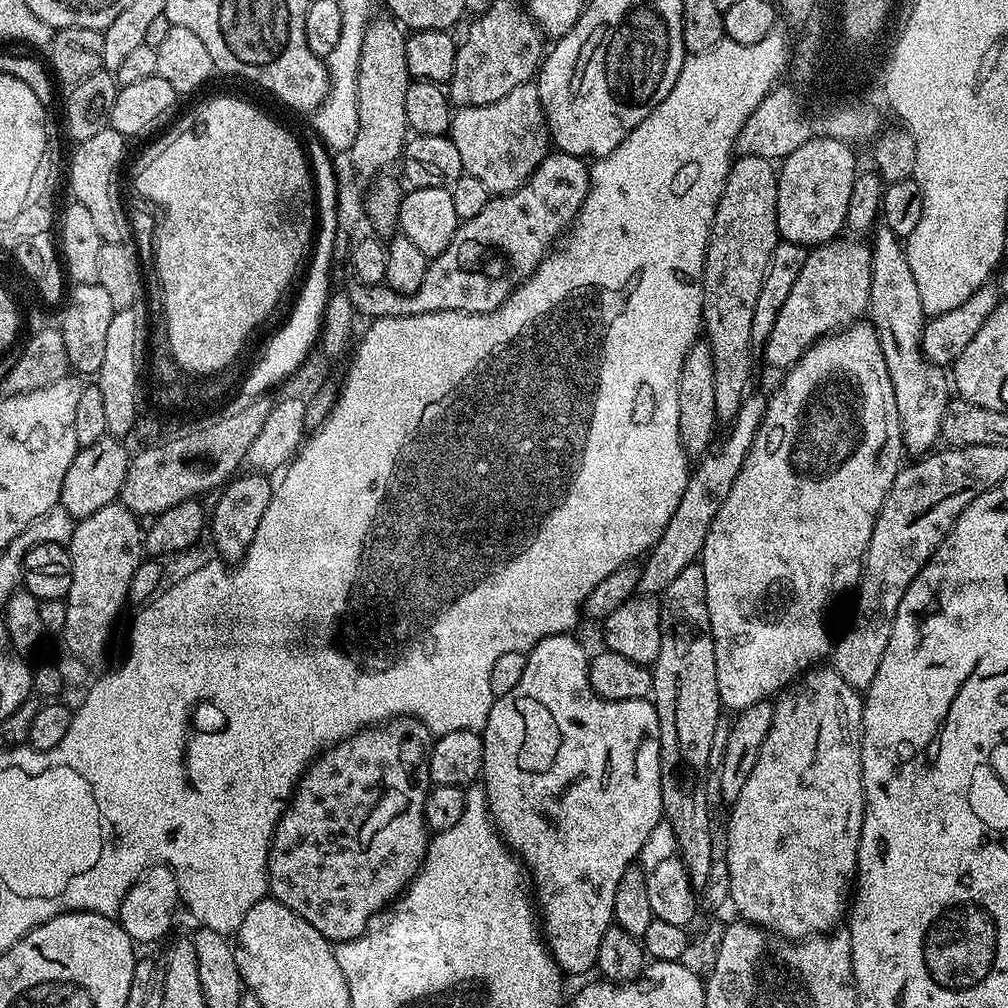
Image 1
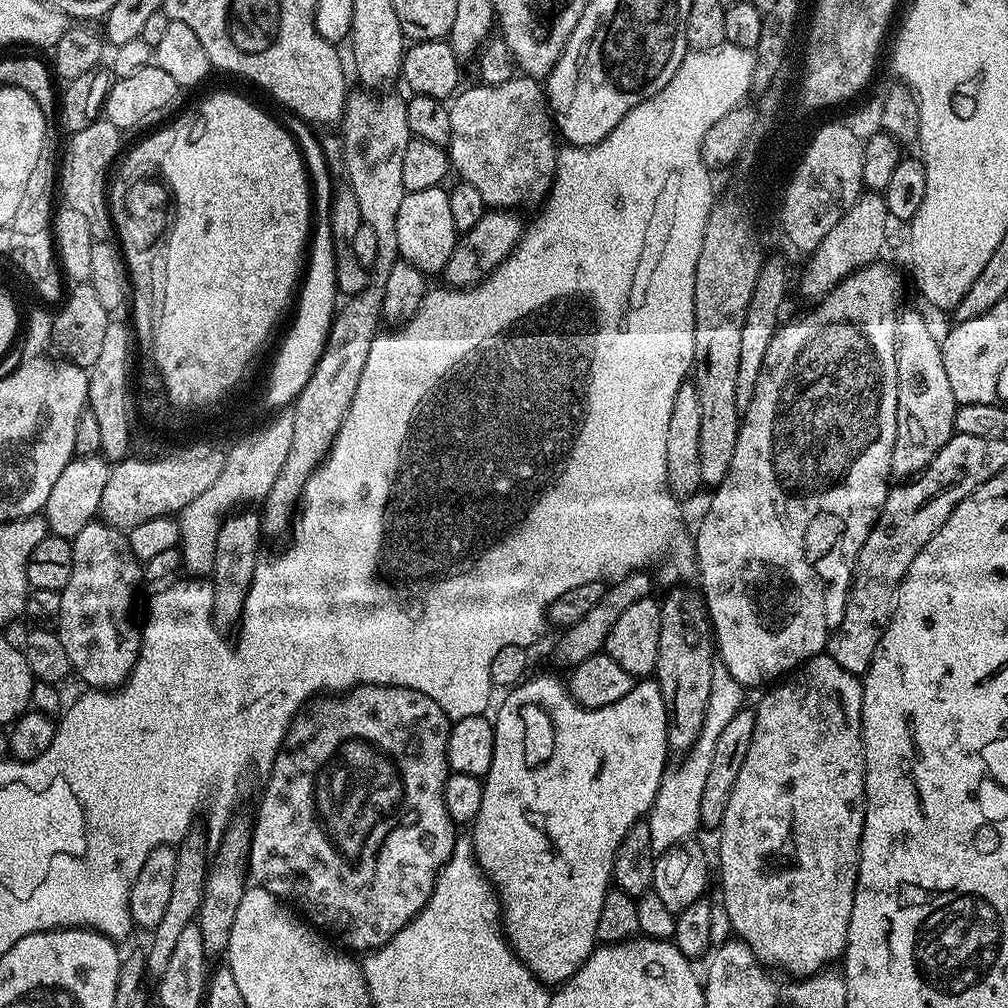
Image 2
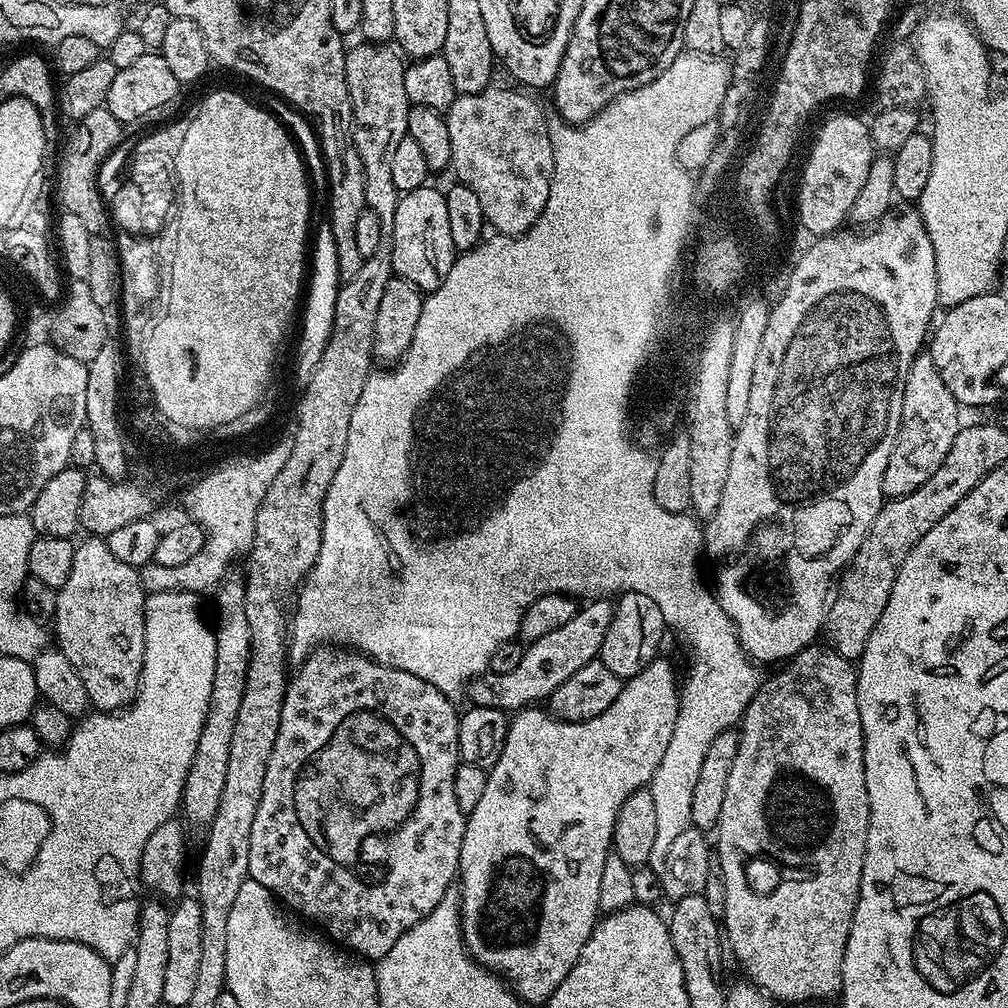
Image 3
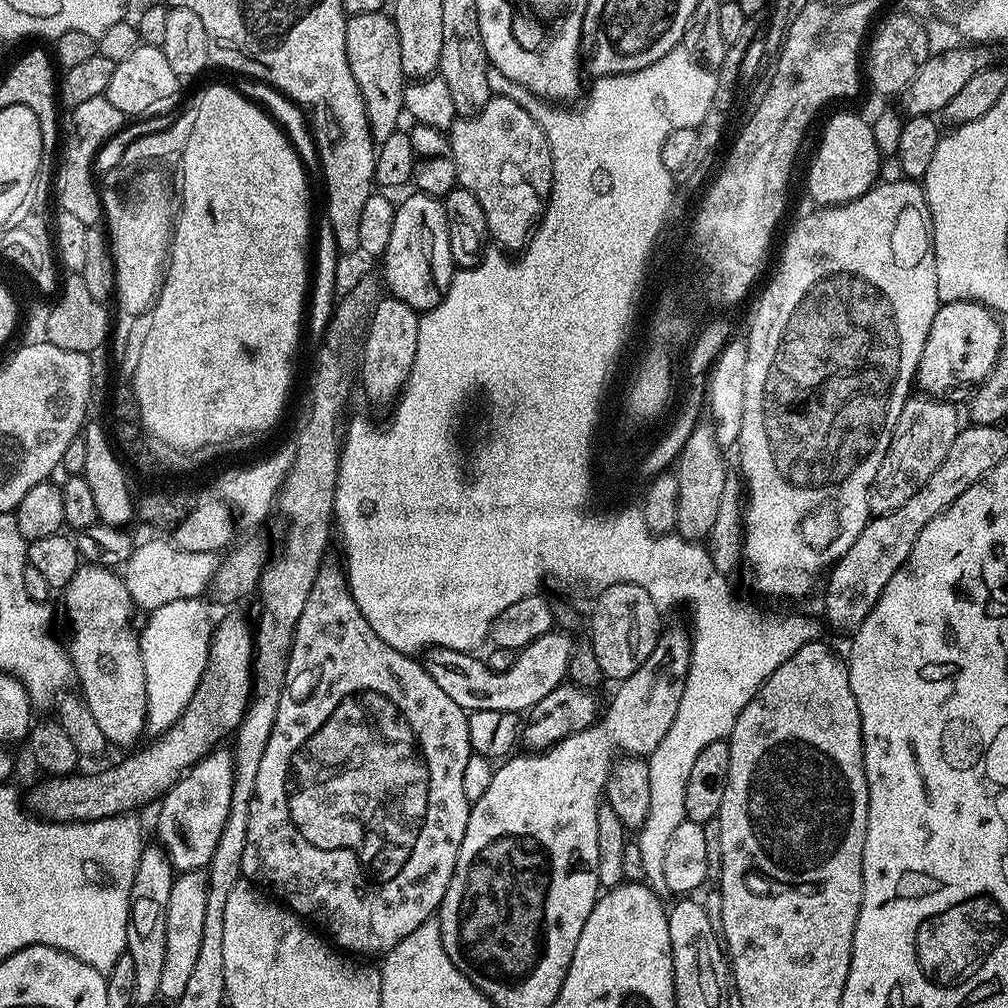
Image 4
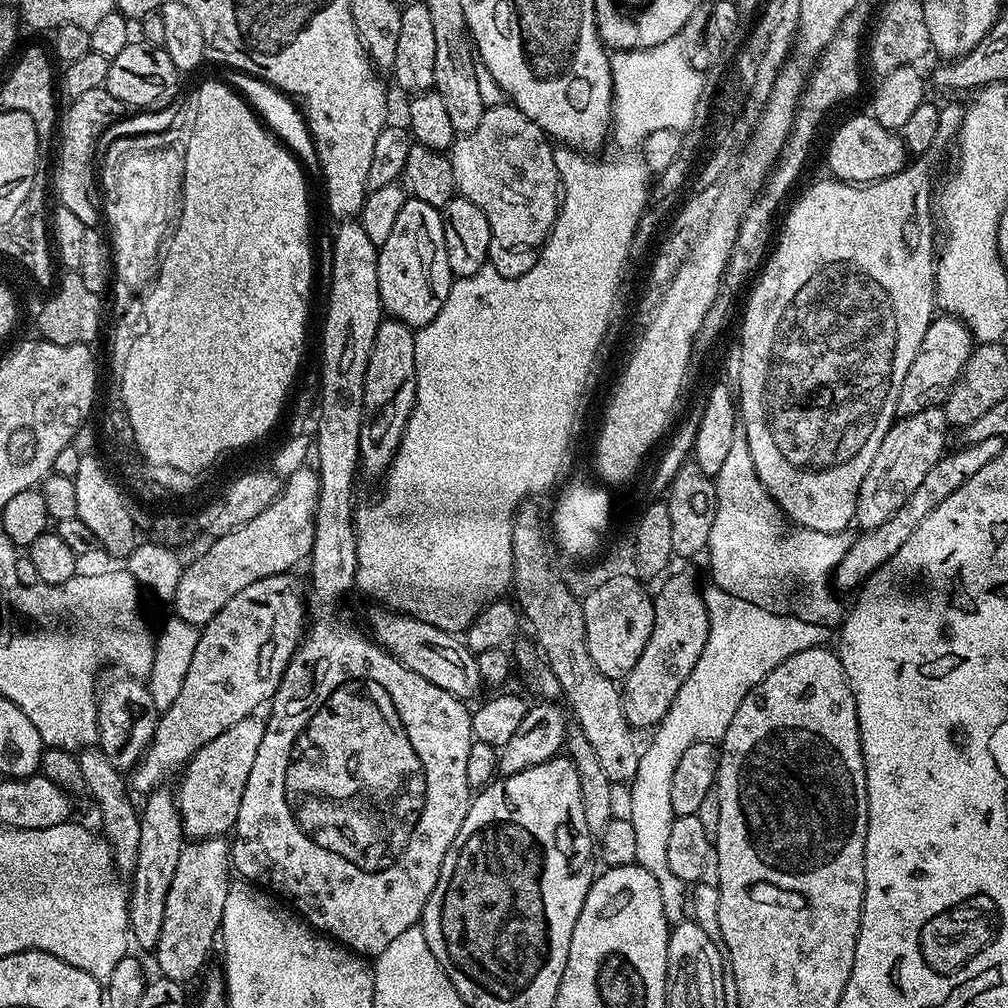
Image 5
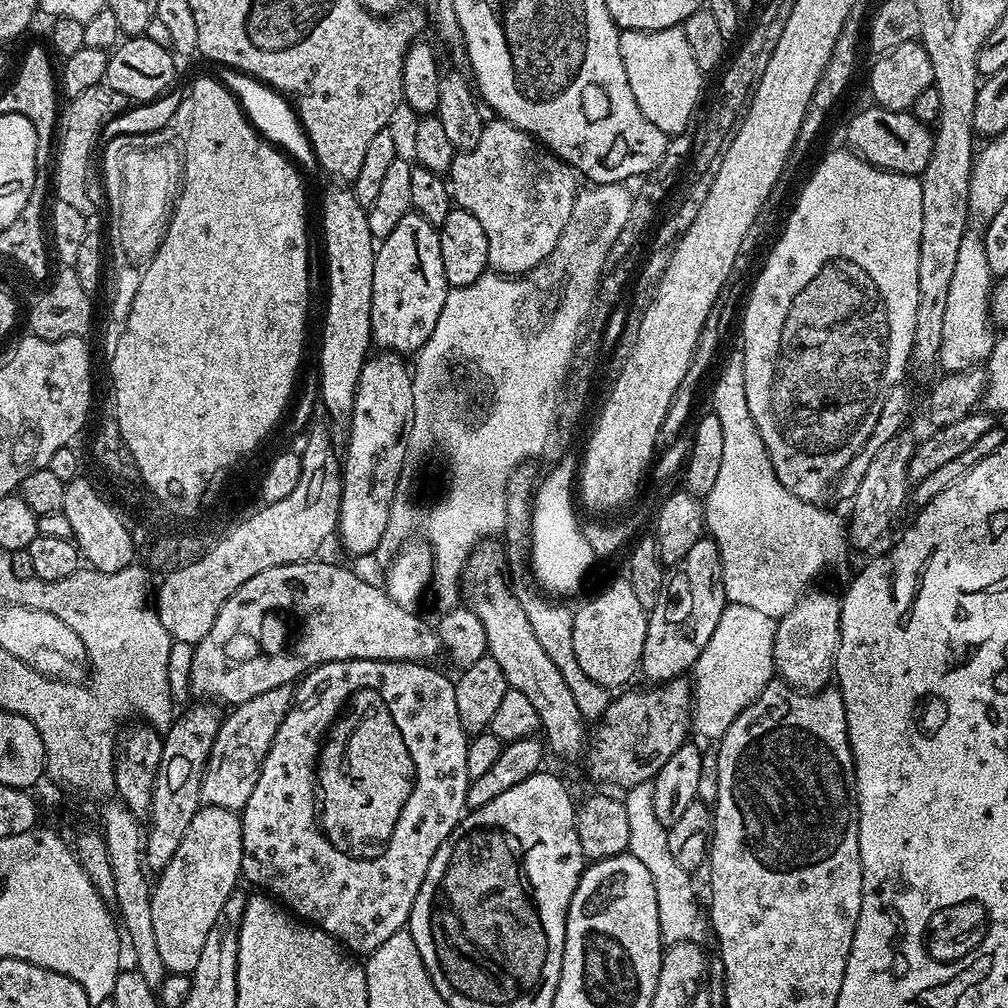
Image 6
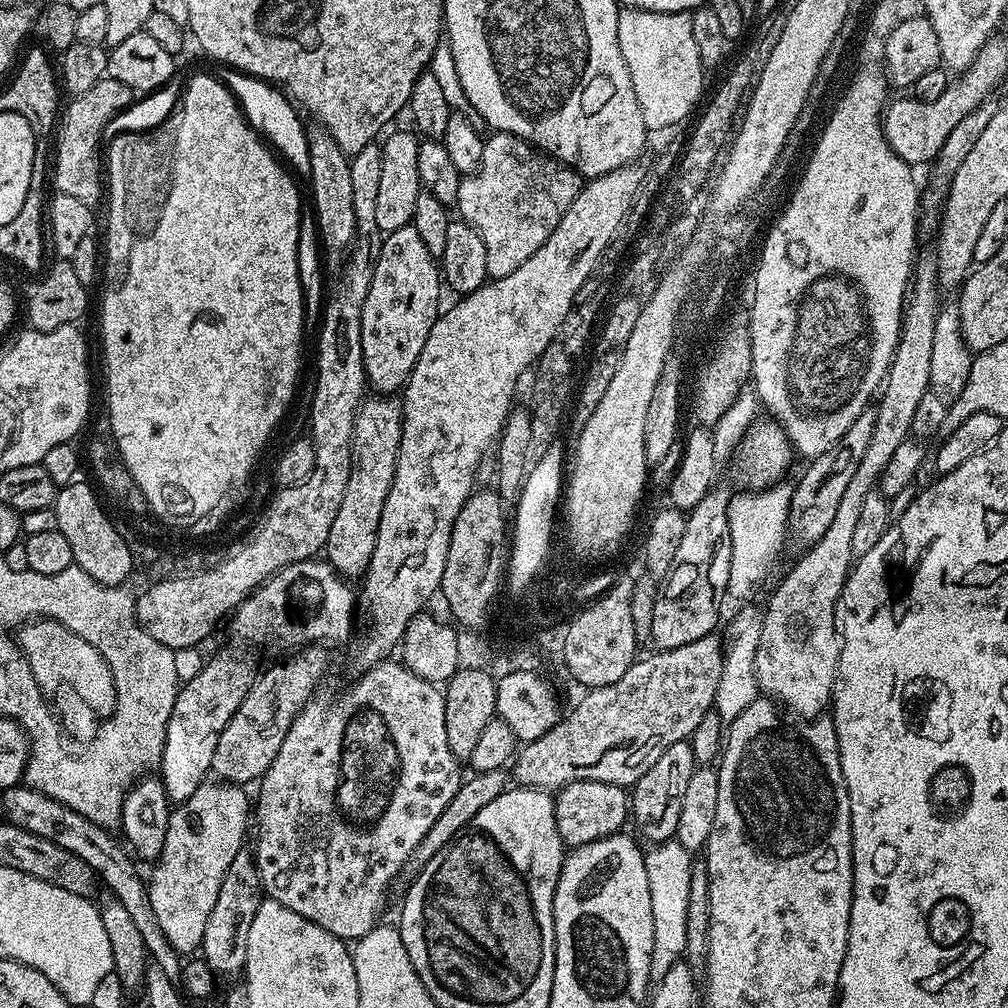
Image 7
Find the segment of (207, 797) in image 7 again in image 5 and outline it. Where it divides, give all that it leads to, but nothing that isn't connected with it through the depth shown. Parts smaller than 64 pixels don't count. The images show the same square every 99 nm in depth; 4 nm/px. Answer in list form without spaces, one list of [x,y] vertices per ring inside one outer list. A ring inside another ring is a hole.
[[[224,838],[185,843],[174,882],[170,882],[170,894],[166,894],[166,918],[162,918],[162,934],[158,934],[154,949],[161,977],[184,986],[187,980],[205,971],[204,963],[212,943],[217,943],[222,910],[226,906],[231,858],[232,849]]]

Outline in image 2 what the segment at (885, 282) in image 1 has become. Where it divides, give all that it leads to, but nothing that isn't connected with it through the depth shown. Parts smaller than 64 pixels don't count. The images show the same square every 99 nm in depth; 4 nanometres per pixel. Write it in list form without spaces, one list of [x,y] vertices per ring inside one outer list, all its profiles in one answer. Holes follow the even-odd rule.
[[[920,312],[899,313],[896,322],[896,365],[898,366],[898,418],[894,434],[894,450],[890,454],[892,476],[911,478],[946,446],[956,432],[954,414],[958,407],[946,366],[942,366],[942,350],[938,336],[928,329]]]

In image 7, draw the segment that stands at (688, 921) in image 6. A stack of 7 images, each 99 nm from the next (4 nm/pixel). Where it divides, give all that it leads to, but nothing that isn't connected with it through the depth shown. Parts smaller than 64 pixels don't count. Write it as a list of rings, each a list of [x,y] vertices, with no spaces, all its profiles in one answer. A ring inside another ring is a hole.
[[[656,842],[644,852],[646,882],[650,882],[650,910],[654,914],[652,980],[660,981],[670,966],[681,963],[686,950],[686,906],[690,903],[693,853],[672,842]]]

